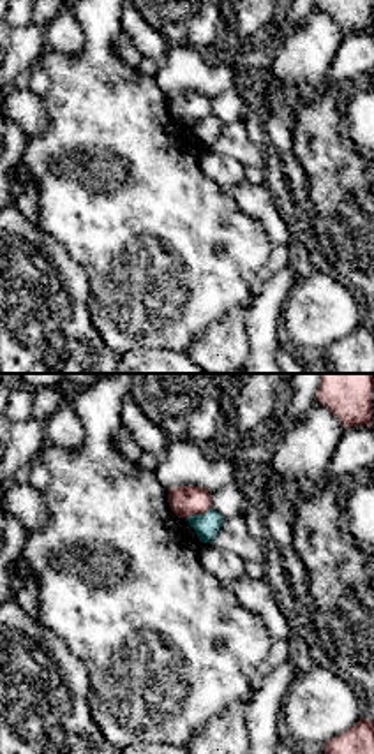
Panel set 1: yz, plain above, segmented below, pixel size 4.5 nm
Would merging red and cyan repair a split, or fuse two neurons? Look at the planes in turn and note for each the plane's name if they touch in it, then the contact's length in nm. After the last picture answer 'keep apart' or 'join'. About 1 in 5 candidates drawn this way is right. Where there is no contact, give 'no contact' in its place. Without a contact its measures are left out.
contact in yz; length 130 nm

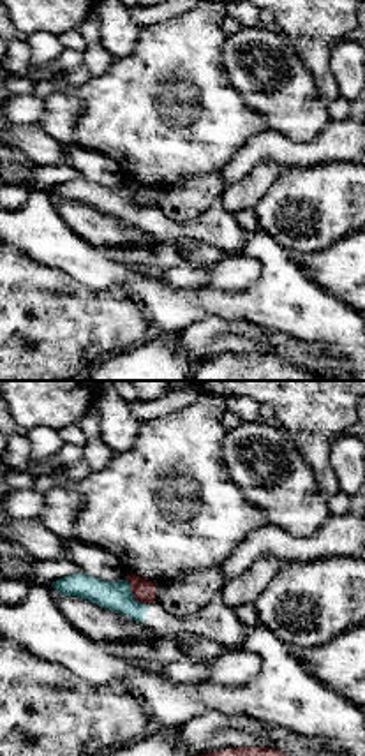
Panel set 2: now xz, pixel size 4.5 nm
contact in xz; length 160 nm

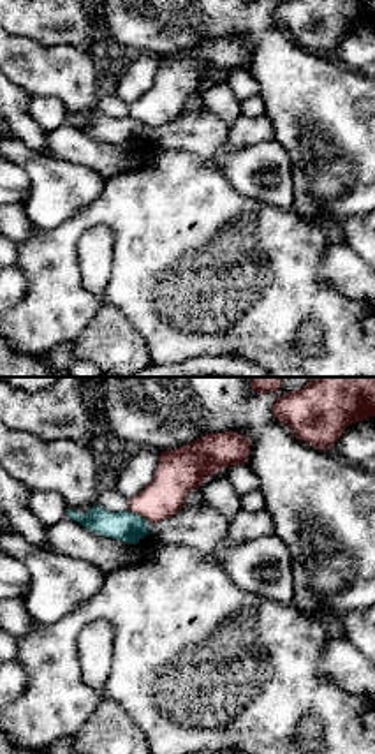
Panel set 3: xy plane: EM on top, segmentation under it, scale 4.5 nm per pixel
contact in xy; length 120 nm

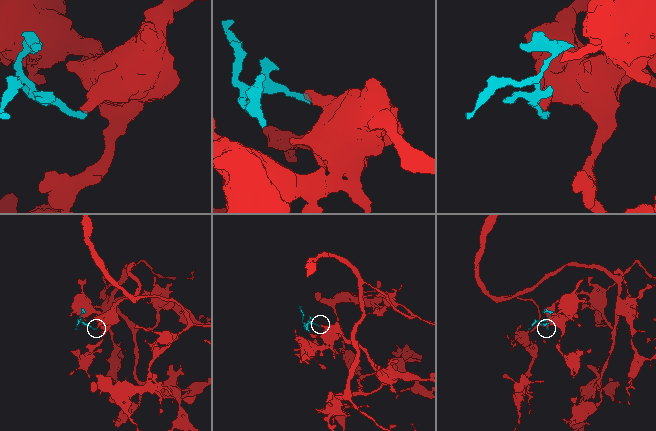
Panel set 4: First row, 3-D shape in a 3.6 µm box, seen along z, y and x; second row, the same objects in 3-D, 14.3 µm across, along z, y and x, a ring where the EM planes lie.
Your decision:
keep apart

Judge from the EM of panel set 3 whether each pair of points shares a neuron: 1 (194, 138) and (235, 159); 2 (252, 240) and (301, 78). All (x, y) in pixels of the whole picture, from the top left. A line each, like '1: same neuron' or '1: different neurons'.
1: same neuron
2: different neurons

